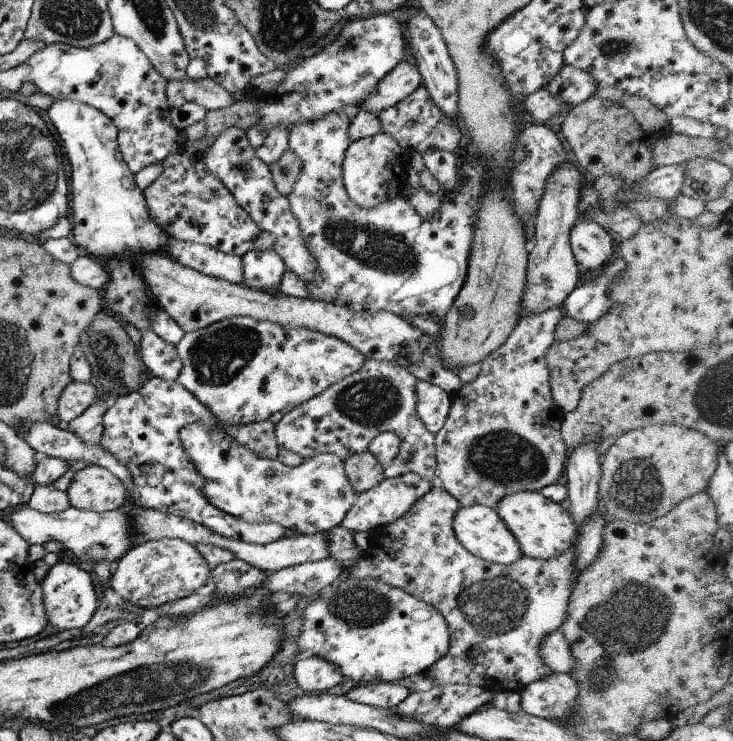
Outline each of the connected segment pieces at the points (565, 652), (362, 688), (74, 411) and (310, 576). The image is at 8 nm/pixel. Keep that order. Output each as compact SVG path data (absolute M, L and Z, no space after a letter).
M561 628L549 634L546 639L543 639L541 655L544 662L554 673L570 674L577 665L569 640L566 640Z
M372 682L366 685L357 685L345 694L351 701L364 703L376 708L394 709L408 695L408 689L390 682Z
M70 381L60 398L56 414L60 423L65 427L71 420L78 418L98 398L99 392L92 383Z
M332 557L313 563L305 562L282 570L268 573L263 580L263 587L268 592L284 591L296 593L303 597L314 596L316 592L325 590L344 575L345 562Z

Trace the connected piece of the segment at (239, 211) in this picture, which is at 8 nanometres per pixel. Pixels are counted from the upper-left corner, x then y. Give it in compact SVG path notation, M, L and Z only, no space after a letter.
M182 147L161 163L162 174L152 184L145 183L143 193L150 216L170 238L200 243L241 258L253 249L252 243L260 232L258 225L210 172L200 153L189 154Z

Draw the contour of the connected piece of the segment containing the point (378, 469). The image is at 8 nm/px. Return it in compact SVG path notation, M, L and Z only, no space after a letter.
M369 450L345 460L345 469L346 476L358 495L385 479L383 466Z

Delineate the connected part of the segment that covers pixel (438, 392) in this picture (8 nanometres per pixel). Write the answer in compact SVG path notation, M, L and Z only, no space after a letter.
M418 380L414 387L417 396L418 416L424 426L435 435L446 422L451 404L450 395L426 380Z

